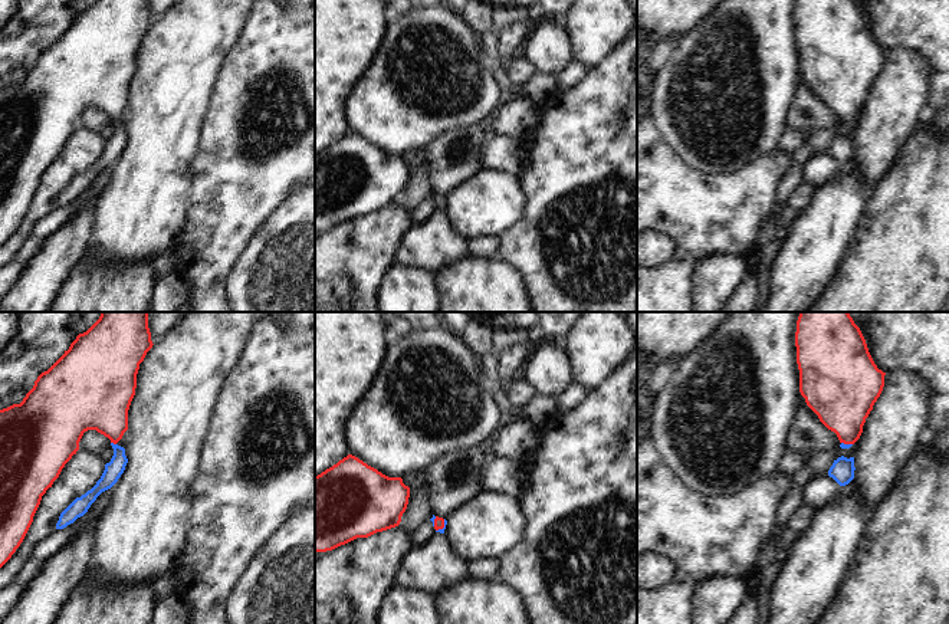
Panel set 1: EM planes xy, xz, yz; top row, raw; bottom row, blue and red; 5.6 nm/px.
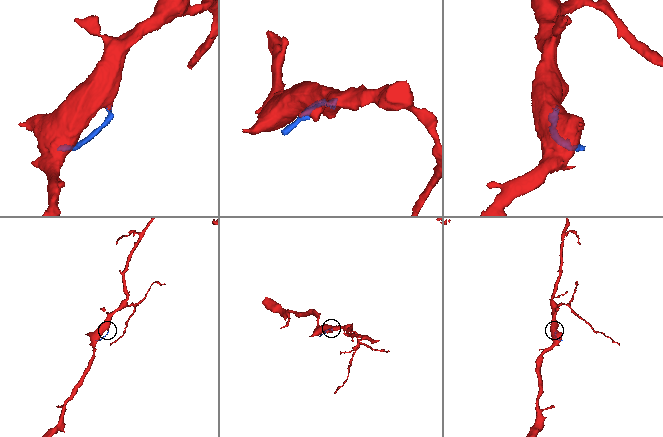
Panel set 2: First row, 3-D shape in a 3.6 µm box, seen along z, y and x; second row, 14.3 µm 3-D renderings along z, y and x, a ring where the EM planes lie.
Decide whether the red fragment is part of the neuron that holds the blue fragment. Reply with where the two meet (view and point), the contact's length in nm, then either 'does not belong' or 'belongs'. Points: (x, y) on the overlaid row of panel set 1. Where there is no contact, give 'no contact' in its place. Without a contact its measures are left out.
xy (112, 443) | 40 nm | belongs

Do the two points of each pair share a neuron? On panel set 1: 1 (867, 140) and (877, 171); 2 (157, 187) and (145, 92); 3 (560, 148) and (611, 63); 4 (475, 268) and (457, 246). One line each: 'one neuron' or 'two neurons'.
1: one neuron
2: one neuron
3: one neuron
4: two neurons

